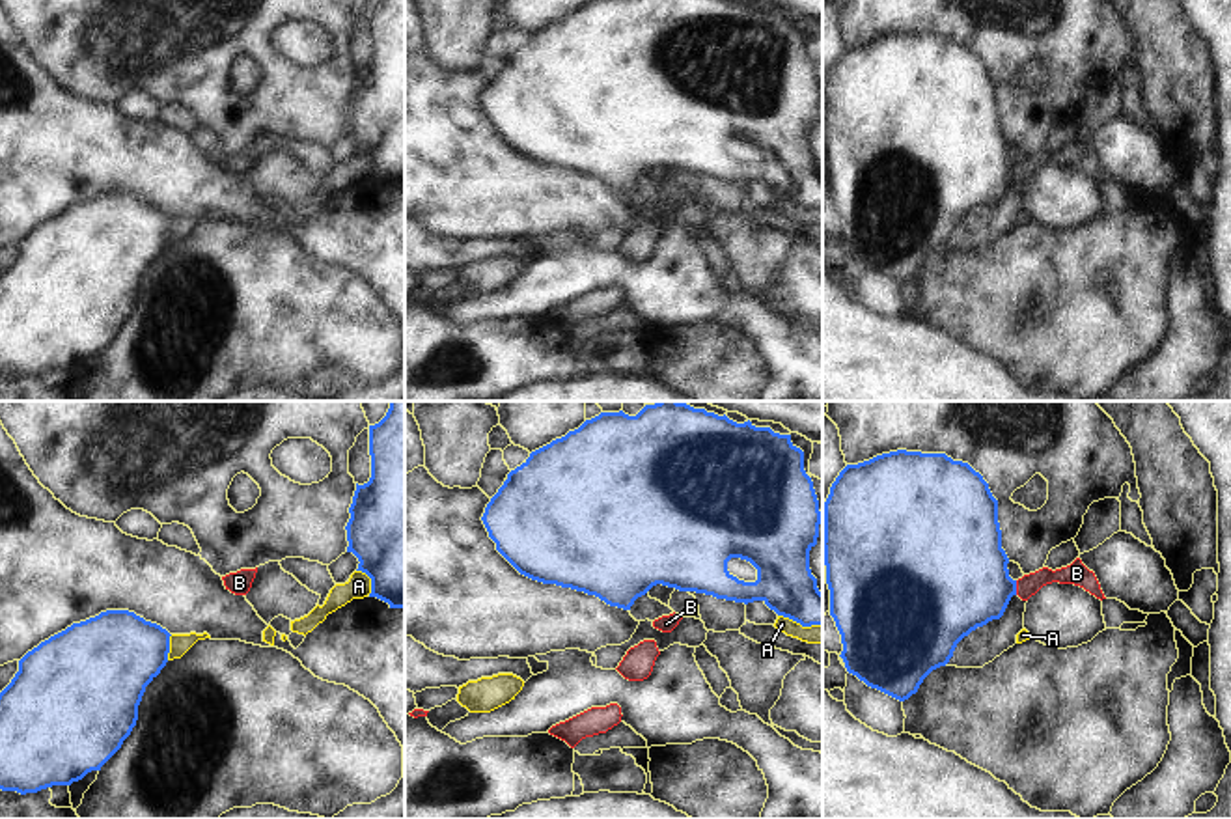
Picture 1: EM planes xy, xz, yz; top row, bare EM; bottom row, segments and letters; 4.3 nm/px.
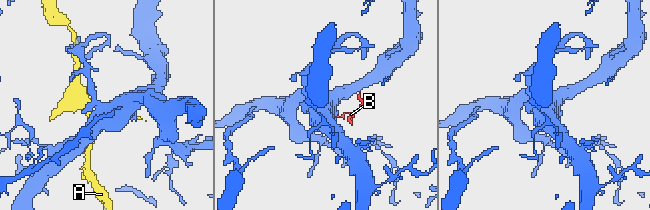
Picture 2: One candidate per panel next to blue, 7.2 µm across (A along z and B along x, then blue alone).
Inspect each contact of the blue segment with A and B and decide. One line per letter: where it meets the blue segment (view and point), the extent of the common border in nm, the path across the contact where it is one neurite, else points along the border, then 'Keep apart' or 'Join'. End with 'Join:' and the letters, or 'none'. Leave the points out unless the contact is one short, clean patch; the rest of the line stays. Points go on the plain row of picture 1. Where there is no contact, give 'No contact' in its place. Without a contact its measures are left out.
A: Touches blue at xy (372, 163). Shared border 130 nm. Keep apart
B: Touches blue at yz (1015, 170). Shared border 60 nm. Path across: yz (959, 163), (1015, 170), (1026, 168). Join
Join: B.

